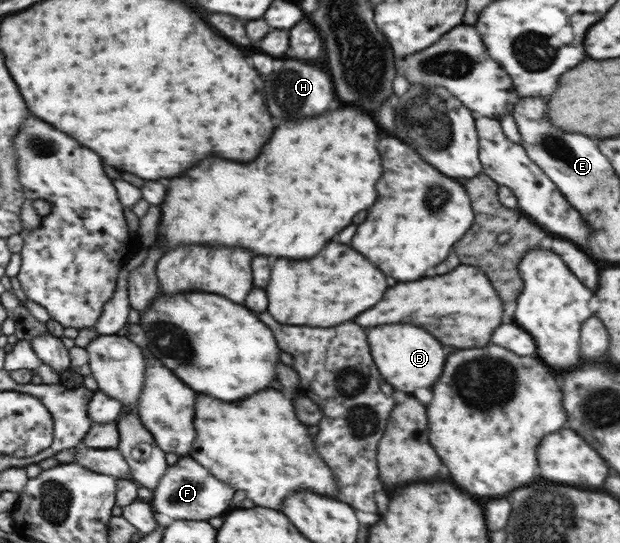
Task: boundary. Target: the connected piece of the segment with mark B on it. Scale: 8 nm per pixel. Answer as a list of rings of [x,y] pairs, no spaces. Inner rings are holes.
[[[385,324],[381,328],[369,328],[365,332],[369,332],[369,344],[373,344],[372,360],[377,360],[377,368],[381,368],[381,376],[385,376],[385,380],[389,380],[393,388],[403,392],[413,392],[415,388],[431,388],[435,384],[445,362],[445,352],[431,334],[409,324]]]

